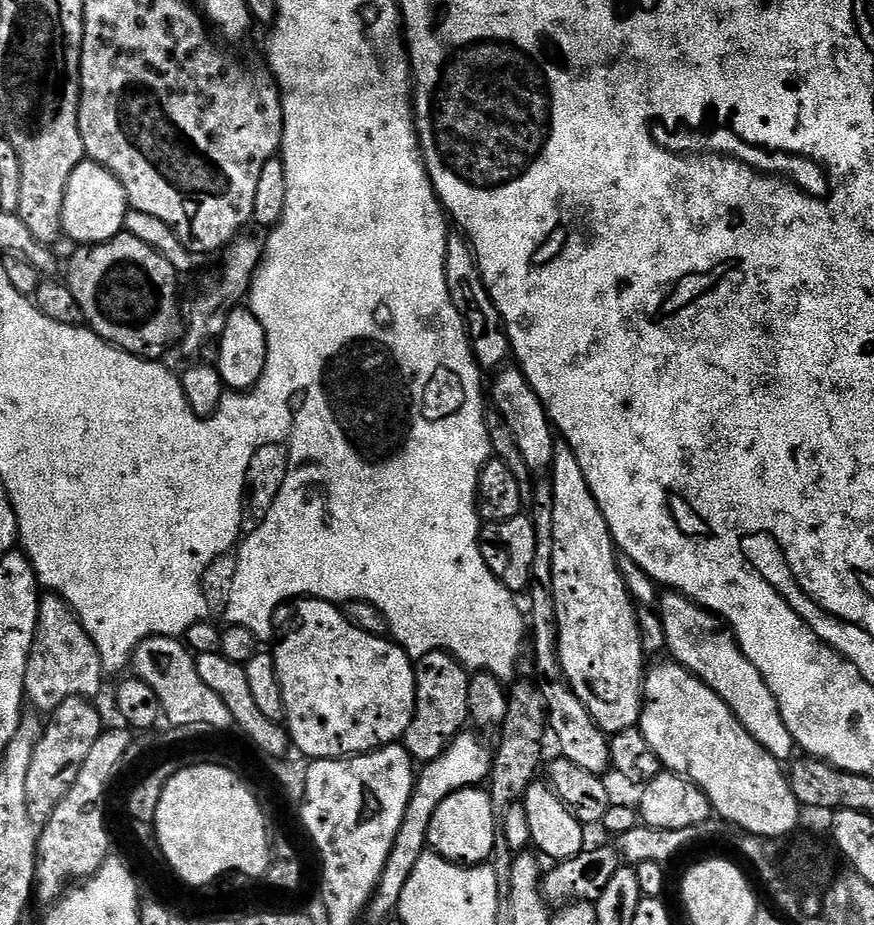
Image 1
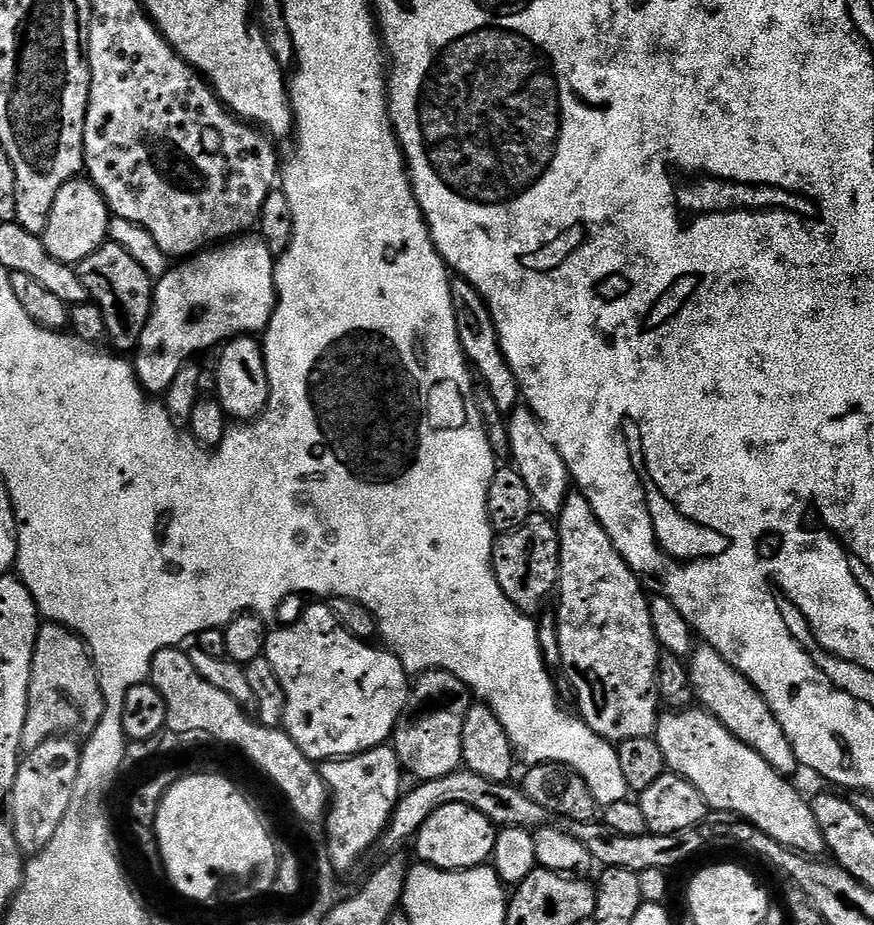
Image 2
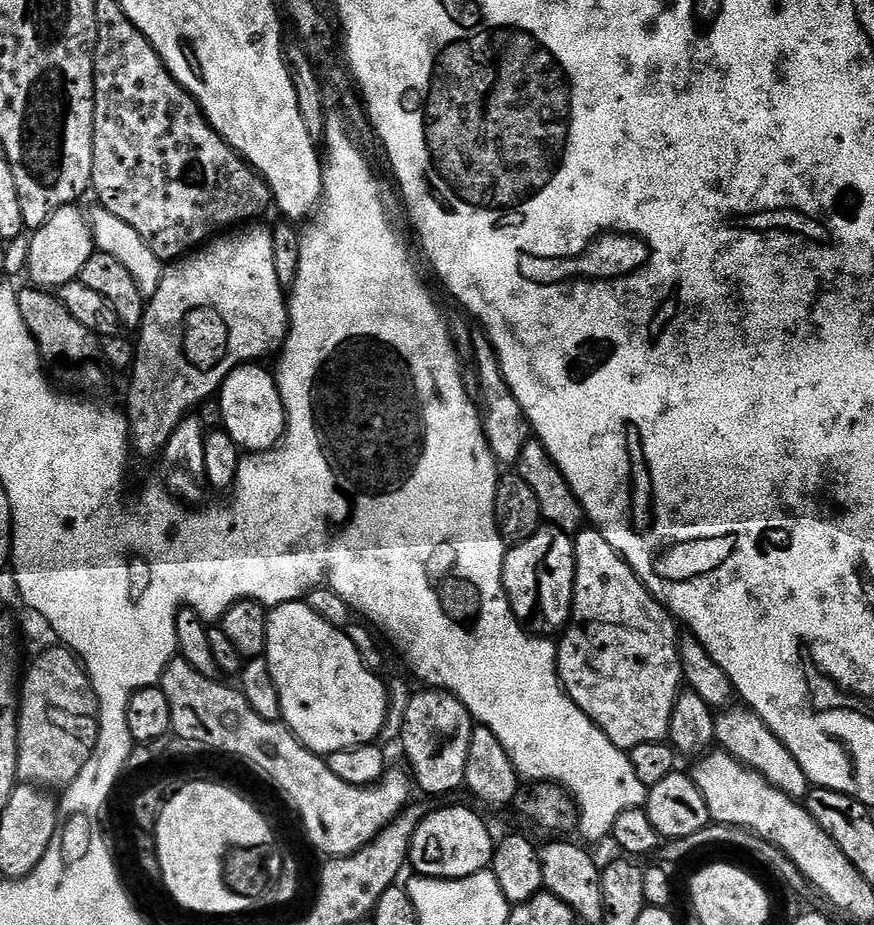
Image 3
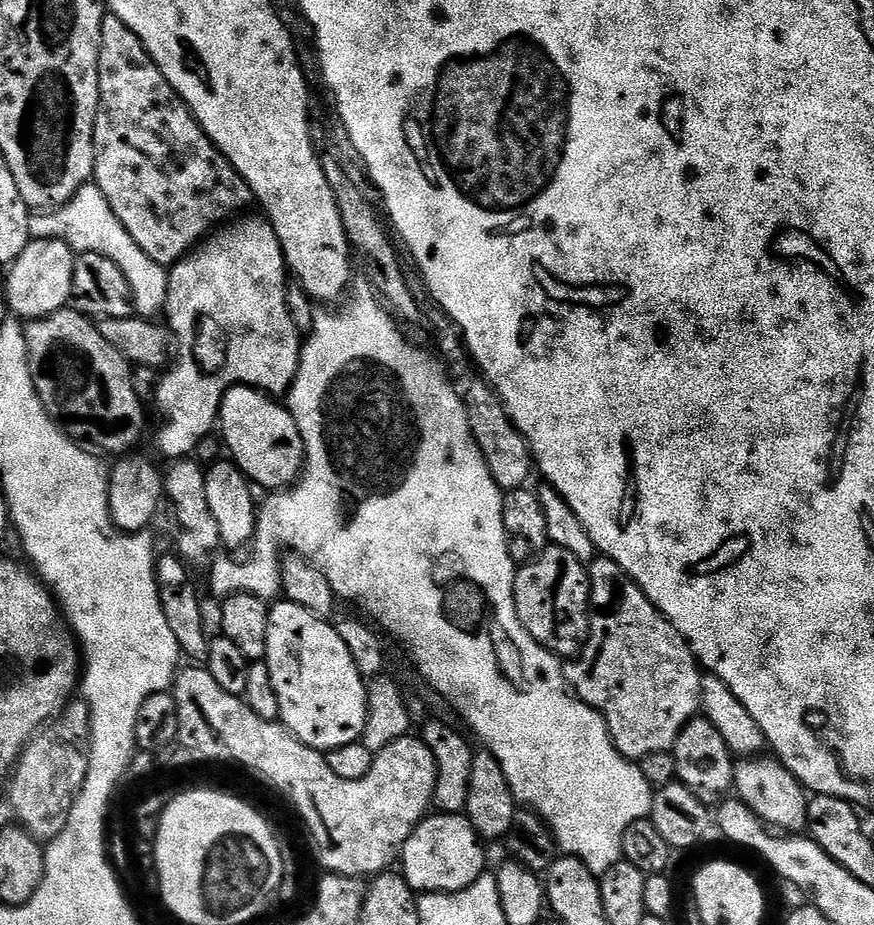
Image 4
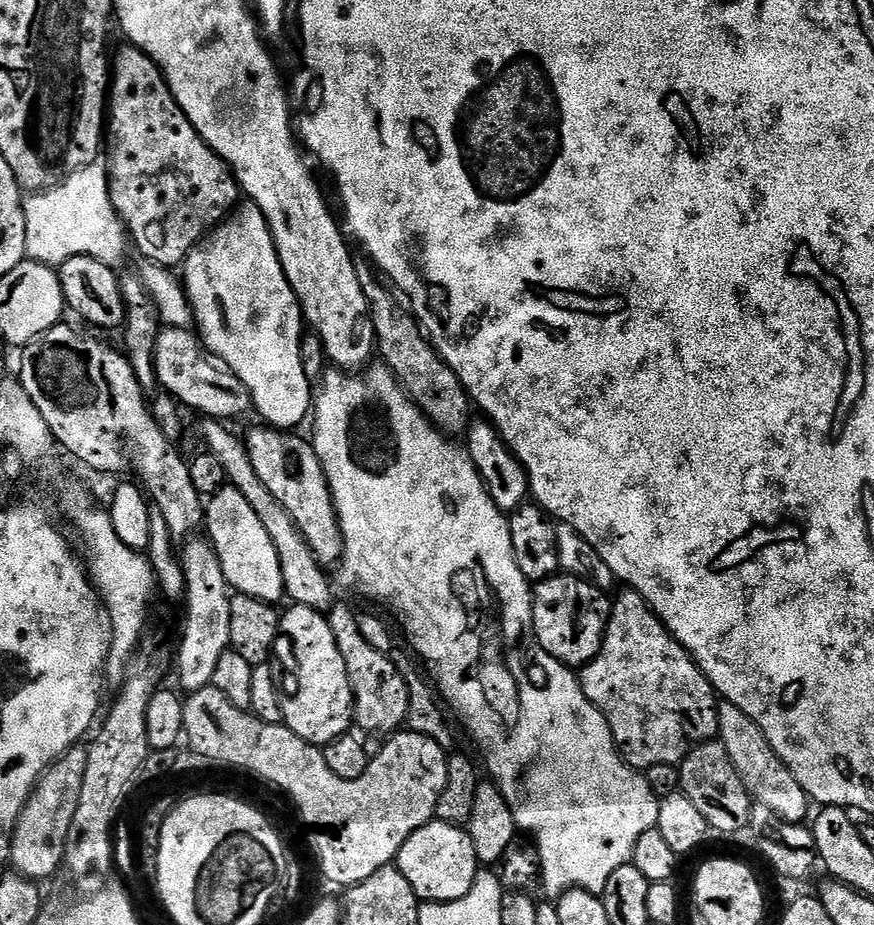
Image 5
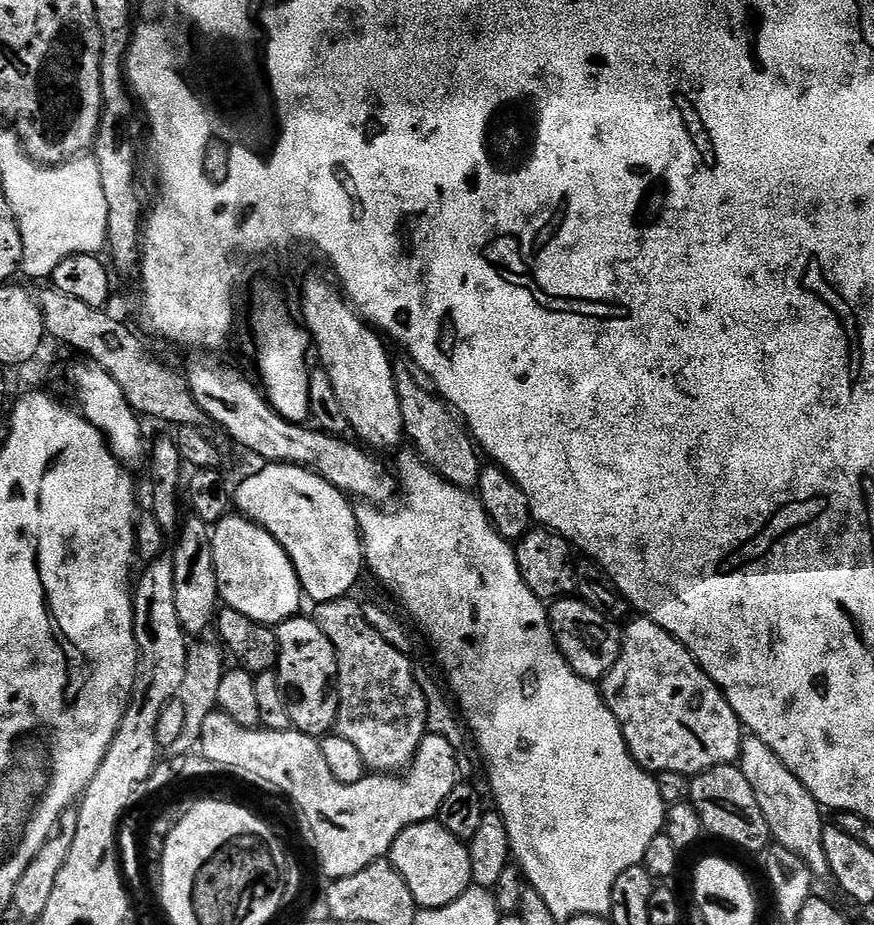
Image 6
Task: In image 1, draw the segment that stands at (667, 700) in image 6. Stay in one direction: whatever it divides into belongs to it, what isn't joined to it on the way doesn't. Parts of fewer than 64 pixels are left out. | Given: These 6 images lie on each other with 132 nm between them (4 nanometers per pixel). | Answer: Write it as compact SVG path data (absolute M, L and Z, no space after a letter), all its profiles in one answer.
M560 446L555 449L550 475L554 494L553 586L562 670L574 694L578 694L578 698L586 705L596 725L609 734L624 732L627 728L639 725L644 709L646 653L639 630L638 608L619 572L618 549L612 539L612 531L571 448Z

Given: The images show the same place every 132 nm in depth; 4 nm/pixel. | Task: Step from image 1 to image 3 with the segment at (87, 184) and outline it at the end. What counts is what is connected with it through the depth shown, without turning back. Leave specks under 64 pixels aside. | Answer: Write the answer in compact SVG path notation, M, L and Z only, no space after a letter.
M69 206L58 210L49 220L31 233L32 241L28 244L28 276L33 285L45 290L58 290L66 282L78 280L82 266L92 257L94 245L92 243L92 225L89 217L79 212L79 207Z

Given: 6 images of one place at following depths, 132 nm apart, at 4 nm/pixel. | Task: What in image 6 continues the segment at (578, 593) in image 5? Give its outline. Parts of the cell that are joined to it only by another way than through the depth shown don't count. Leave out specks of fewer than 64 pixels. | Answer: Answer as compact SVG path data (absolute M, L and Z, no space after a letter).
M579 598L555 601L548 608L548 620L560 652L569 666L582 678L593 682L603 681L604 675L618 662L622 632L613 621L603 616L594 606Z

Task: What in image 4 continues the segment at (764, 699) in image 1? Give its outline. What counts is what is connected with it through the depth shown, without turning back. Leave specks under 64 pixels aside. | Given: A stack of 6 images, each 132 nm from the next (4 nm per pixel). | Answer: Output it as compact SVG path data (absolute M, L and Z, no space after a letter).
M757 754L751 758L736 760L734 770L734 792L741 804L746 805L752 813L764 821L769 829L780 834L800 834L808 826L809 793L799 778L780 763L779 759L763 760L763 755Z

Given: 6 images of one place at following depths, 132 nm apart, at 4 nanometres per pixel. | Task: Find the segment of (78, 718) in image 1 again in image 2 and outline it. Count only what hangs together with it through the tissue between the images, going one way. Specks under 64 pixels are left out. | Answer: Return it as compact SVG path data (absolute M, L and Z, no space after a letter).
M67 735L56 736L52 740L42 742L42 746L38 746L21 759L20 769L10 797L10 809L12 808L10 823L16 830L20 848L25 854L41 852L50 843L54 838L54 830L58 830L58 826L62 826L62 818L66 818L66 814L72 809L72 801L77 799L76 783L80 777L82 748L79 743L76 745L72 740L75 739L69 738Z

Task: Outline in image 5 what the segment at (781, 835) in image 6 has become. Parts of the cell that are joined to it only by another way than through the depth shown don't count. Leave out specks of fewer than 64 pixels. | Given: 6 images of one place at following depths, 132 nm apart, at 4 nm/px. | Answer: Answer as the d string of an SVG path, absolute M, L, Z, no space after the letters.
M721 703L718 708L718 739L722 746L726 746L726 754L730 754L730 762L734 762L738 778L742 778L742 786L746 786L755 803L774 810L778 818L791 824L804 824L809 819L808 793L782 762L782 758L778 758L774 746L770 746L766 734L762 734L758 722L754 722L750 714L742 714L742 710L733 704Z

